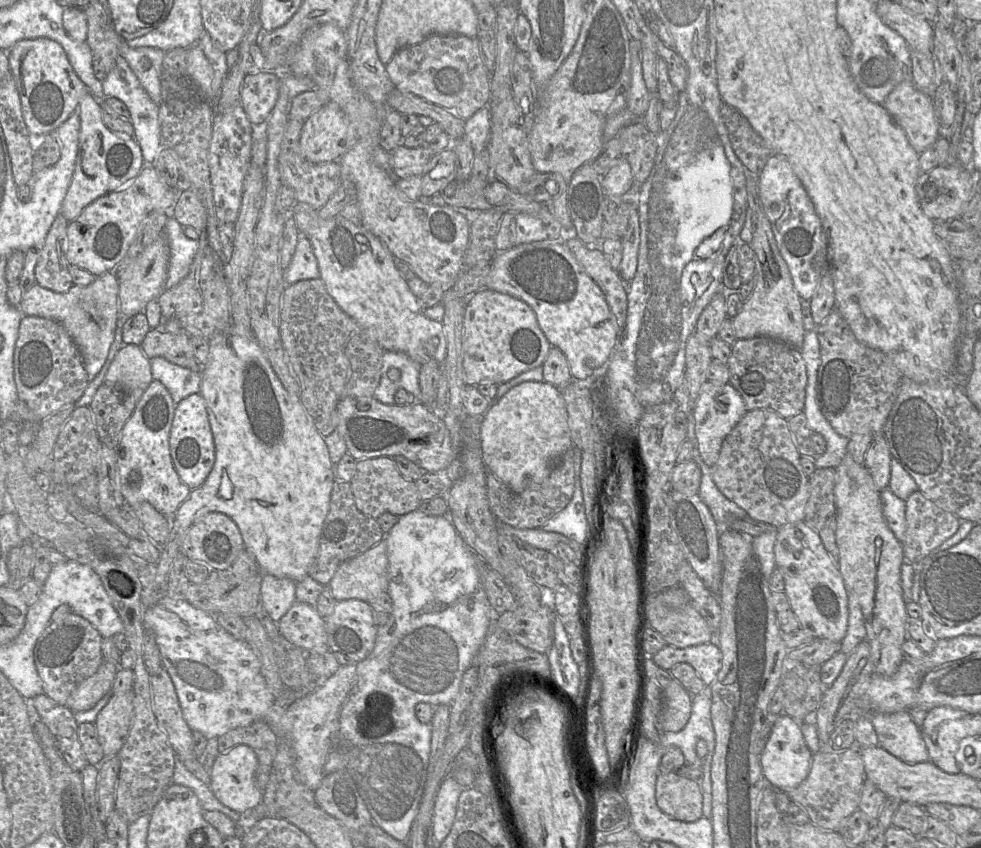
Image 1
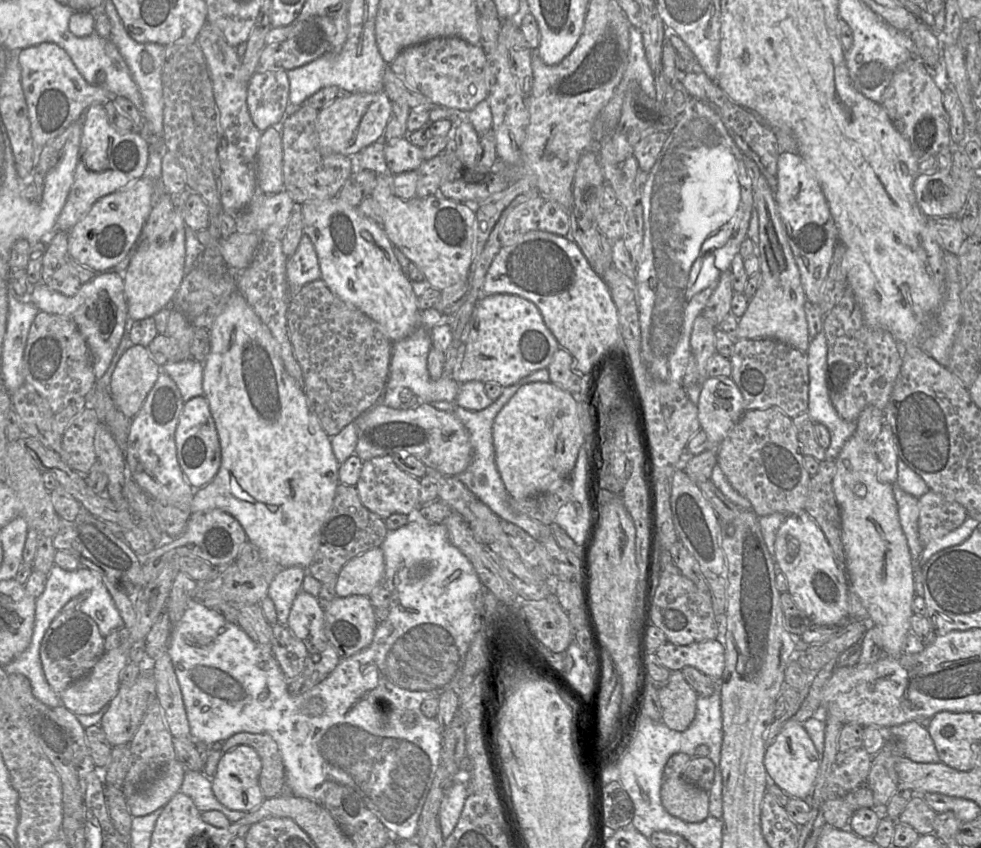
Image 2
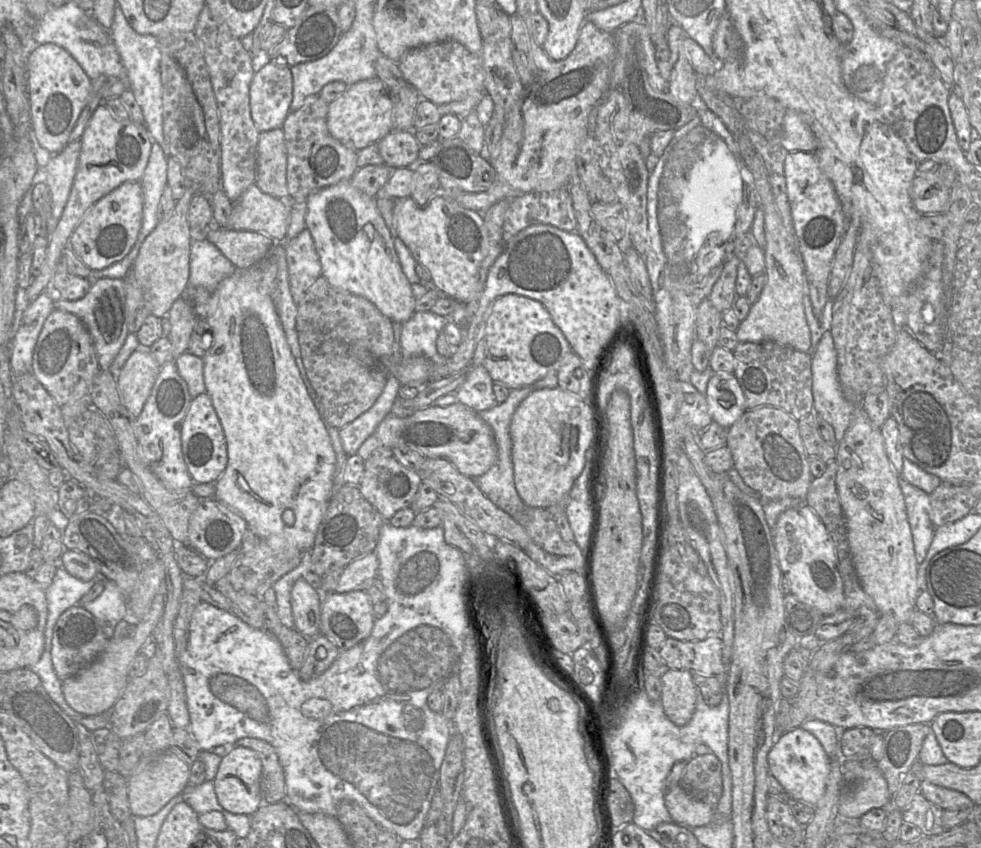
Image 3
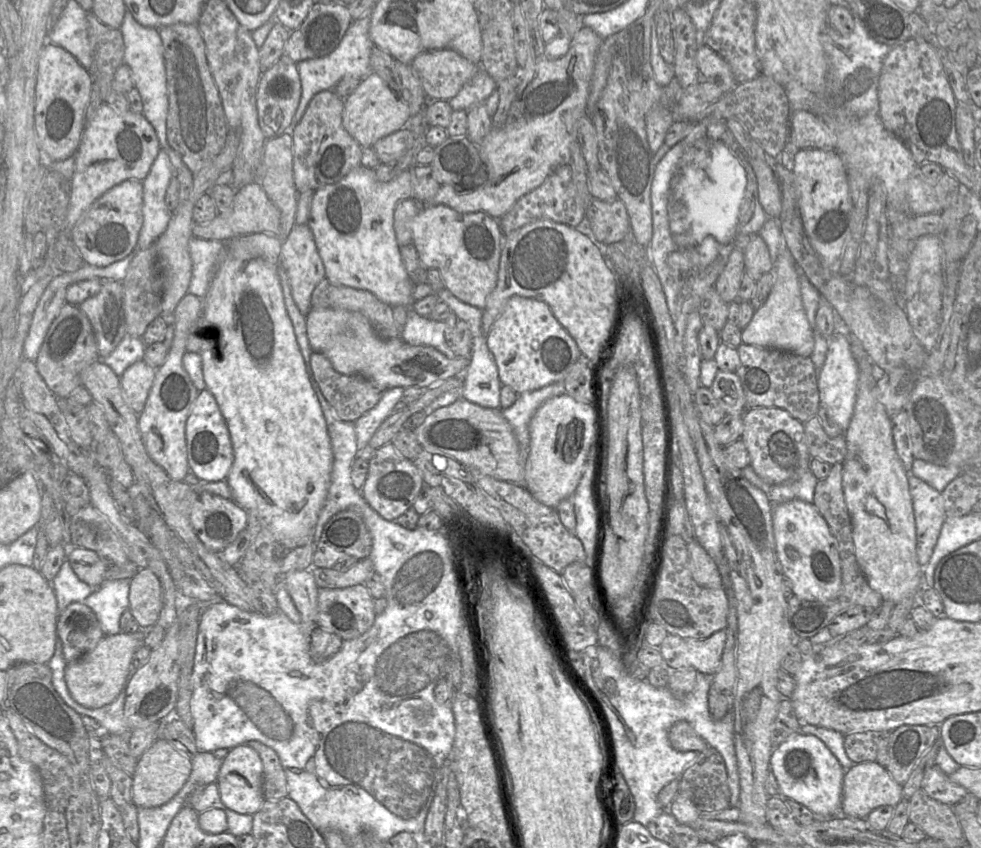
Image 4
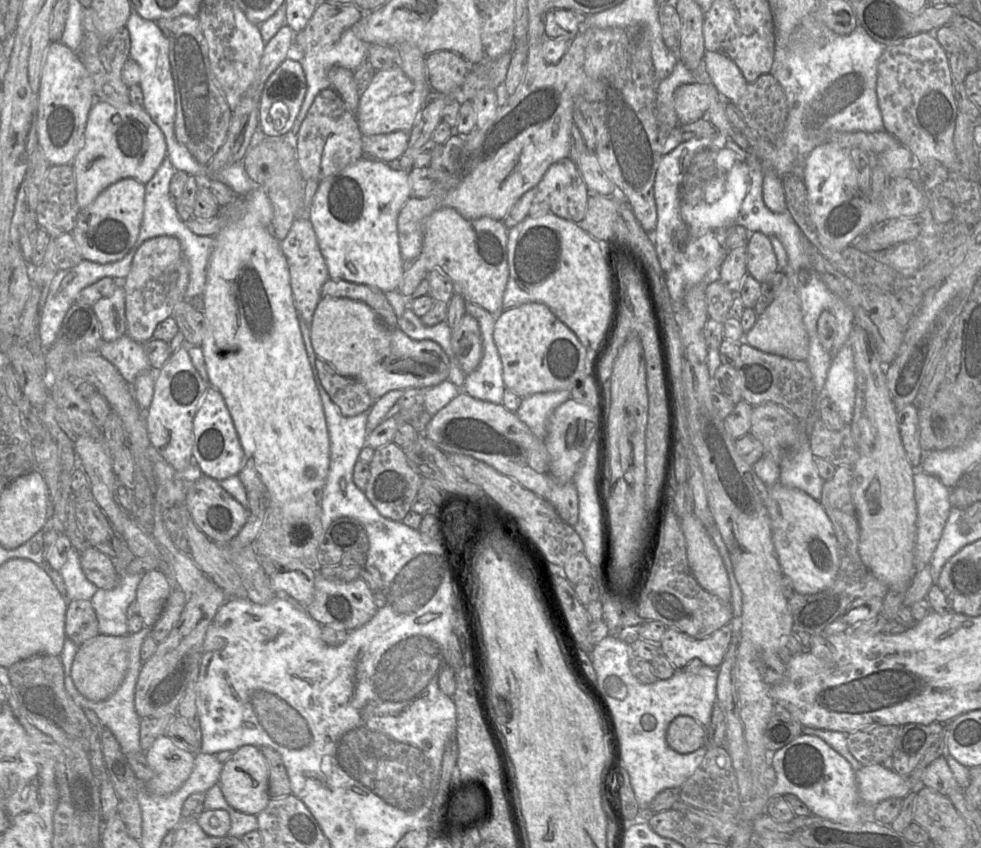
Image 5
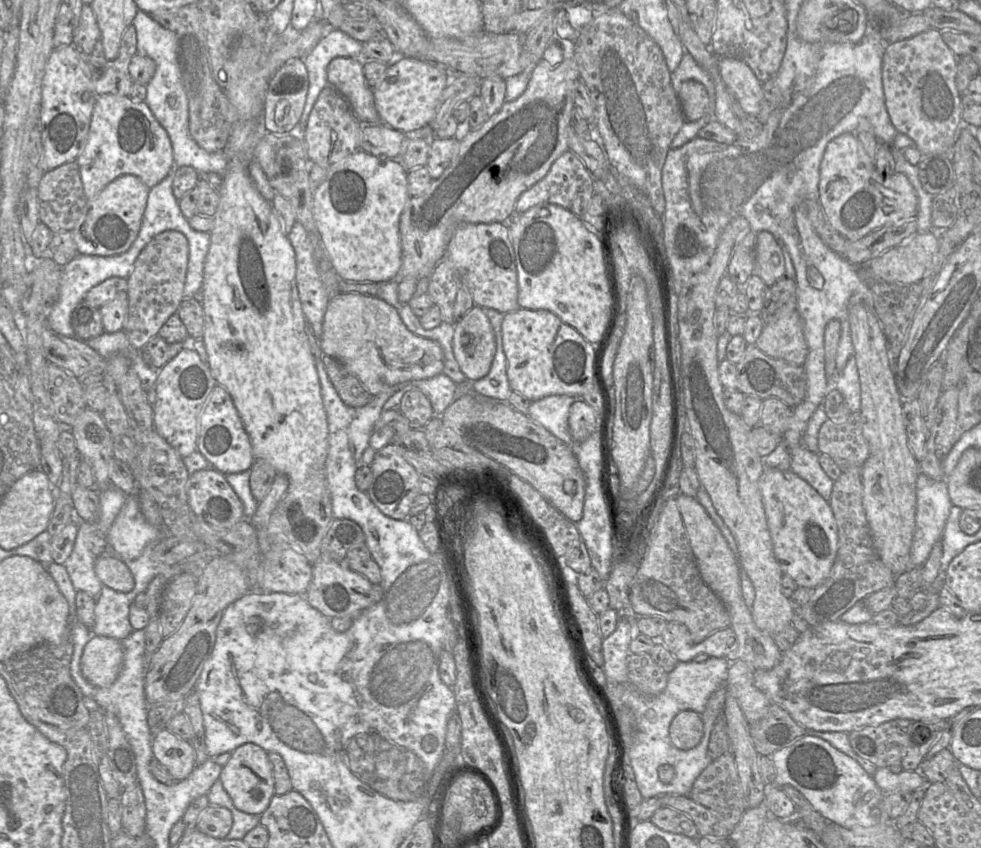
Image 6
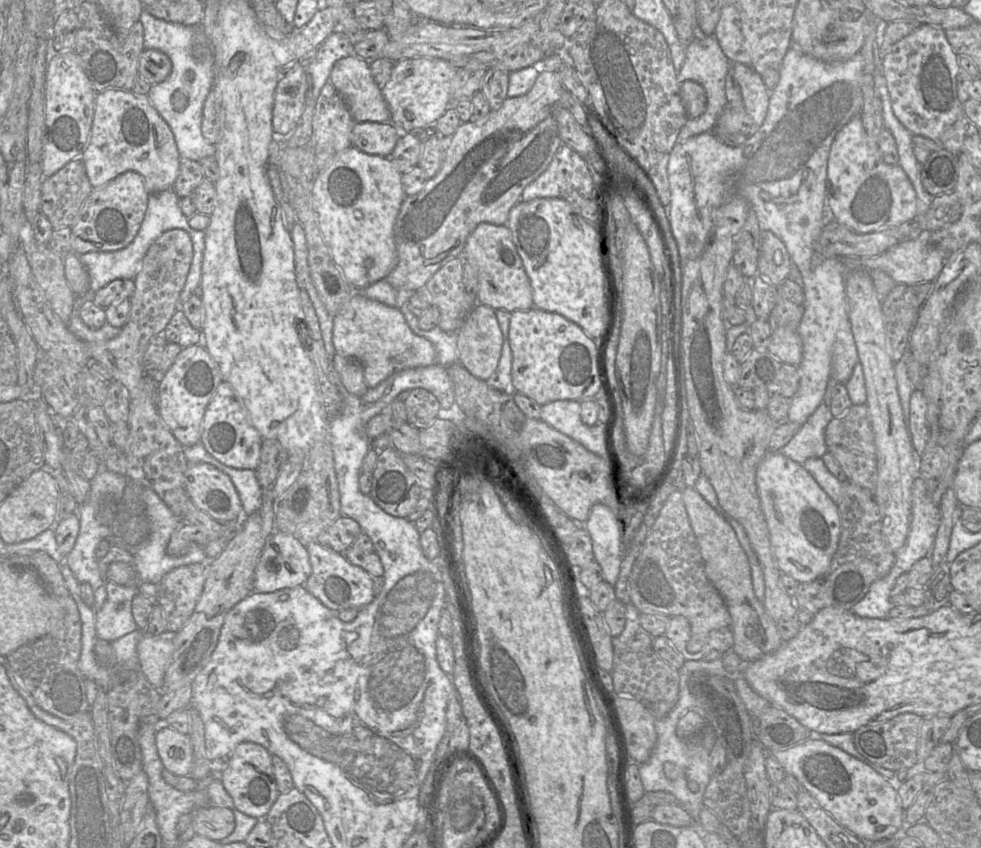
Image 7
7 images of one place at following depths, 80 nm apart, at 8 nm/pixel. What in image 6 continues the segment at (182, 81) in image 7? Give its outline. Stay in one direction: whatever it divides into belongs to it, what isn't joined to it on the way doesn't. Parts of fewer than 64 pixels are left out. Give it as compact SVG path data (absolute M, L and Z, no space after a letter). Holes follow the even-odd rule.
M139 9L131 25L136 29L136 54L148 56L156 63L155 72L146 84L144 101L169 135L175 166L191 166L200 174L200 177L209 172L215 172L222 176L228 164L228 158L224 151L208 152L204 150L195 142L189 133L188 99L181 82L176 59L177 39L175 33L163 27L153 20L148 13Z

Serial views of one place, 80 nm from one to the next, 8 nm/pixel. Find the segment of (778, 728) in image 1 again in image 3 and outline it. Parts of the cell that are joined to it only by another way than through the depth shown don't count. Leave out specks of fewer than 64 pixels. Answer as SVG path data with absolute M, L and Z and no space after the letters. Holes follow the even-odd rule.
M801 727L781 733L770 749L767 760L770 775L780 783L789 798L812 807L821 799L826 789L832 760L813 734Z

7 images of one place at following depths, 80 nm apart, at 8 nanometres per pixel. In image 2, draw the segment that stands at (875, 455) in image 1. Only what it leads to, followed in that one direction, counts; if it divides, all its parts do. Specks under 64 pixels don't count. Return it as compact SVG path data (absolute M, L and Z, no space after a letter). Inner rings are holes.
M883 424L880 433L873 442L879 462L877 478L880 482L893 484L897 480L897 455L891 428Z

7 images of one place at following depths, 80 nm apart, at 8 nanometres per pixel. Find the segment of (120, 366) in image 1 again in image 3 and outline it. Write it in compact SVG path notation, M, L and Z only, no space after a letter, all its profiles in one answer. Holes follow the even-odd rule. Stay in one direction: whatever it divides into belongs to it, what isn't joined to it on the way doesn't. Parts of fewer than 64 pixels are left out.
M140 347L116 373L121 400L134 417L141 414L160 369L150 349Z

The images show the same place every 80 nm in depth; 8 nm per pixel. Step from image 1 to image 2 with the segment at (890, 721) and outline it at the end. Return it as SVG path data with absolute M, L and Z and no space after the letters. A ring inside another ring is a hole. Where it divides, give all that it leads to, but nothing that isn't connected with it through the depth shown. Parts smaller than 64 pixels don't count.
M909 721L887 729L882 732L888 736L895 736L905 746L904 757L917 763L940 762L934 742L926 727L916 721Z

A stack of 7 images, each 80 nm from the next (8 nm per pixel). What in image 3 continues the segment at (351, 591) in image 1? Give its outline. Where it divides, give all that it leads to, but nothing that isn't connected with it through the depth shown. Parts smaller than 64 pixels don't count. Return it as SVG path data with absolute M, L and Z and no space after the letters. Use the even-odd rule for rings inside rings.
M371 552L359 558L347 566L342 572L336 593L347 593L350 591L365 591L371 586L373 580L378 577L379 561L375 552Z

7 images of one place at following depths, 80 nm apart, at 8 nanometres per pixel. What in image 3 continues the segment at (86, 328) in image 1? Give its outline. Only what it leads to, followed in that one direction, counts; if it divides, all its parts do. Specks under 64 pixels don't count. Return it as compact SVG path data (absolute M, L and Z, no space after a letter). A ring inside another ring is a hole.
M99 278L92 281L88 293L79 300L55 298L55 309L76 315L87 328L101 370L108 370L123 346L128 331L125 281L115 278Z

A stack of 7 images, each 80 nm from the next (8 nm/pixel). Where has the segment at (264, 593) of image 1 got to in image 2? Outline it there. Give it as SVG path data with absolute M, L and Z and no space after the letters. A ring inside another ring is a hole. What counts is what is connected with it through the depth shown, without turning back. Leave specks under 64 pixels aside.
M290 566L283 568L275 575L269 584L267 596L272 599L277 621L285 625L287 624L292 603L299 591L303 578L307 573L307 568L300 566Z

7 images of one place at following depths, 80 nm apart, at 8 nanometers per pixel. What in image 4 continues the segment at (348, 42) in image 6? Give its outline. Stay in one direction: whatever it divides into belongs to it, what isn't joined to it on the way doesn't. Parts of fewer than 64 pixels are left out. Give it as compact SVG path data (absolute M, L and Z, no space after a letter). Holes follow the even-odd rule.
M371 11L361 18L354 20L342 37L337 47L329 54L312 59L305 59L298 63L297 70L301 81L301 98L290 126L285 133L292 135L293 129L303 117L310 100L318 92L331 90L345 77L365 78L371 72L370 55L374 44L369 35Z

